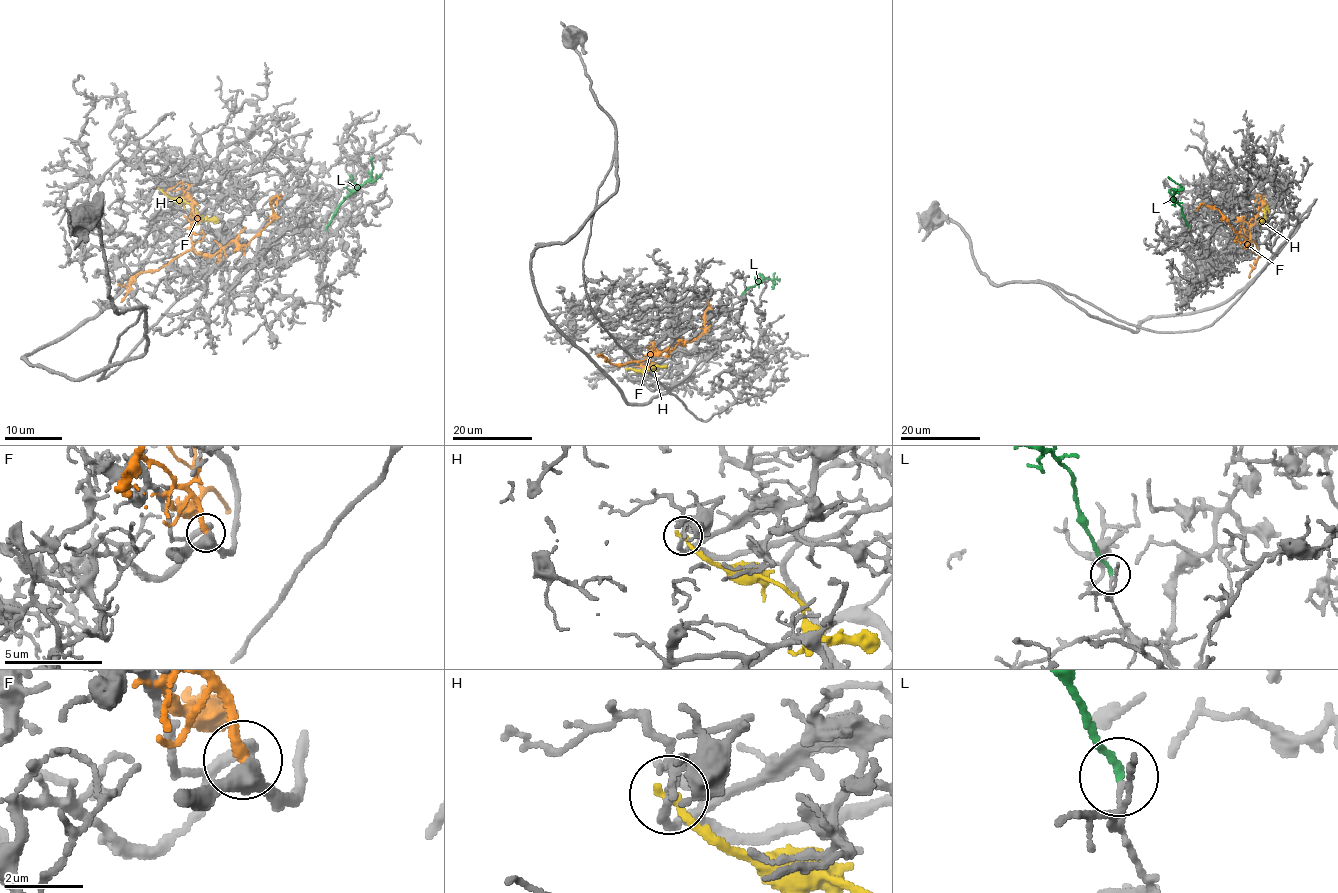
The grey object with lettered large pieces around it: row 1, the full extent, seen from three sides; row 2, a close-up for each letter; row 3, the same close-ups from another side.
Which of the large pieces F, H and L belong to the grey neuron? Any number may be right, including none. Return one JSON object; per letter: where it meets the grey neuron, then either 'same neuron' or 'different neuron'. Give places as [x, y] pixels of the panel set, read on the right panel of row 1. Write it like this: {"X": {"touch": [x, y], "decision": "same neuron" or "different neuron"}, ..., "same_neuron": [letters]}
{"F": {"touch": [1252, 250], "decision": "different neuron"}, "H": {"touch": [1263, 199], "decision": "different neuron"}, "L": {"touch": [1189, 227], "decision": "different neuron"}, "same_neuron": []}

